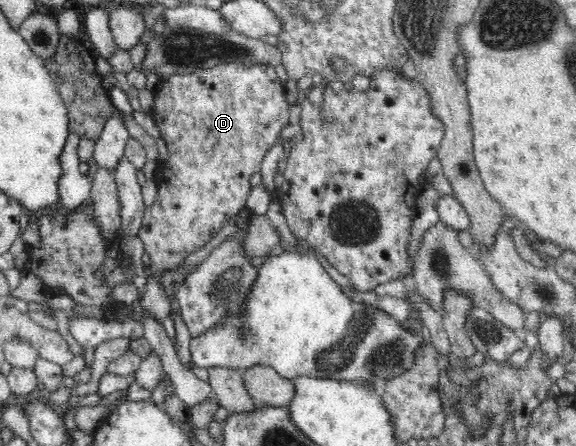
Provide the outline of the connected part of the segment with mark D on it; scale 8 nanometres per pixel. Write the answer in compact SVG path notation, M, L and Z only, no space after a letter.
M222 64L214 66L210 69L200 69L196 72L191 72L190 74L176 73L171 74L168 78L164 78L159 90L155 92L154 96L154 106L152 111L152 117L155 120L160 132L161 137L165 140L167 144L167 149L169 153L169 158L167 161L159 163L158 171L155 173L155 181L158 183L157 198L152 205L147 205L145 214L143 216L143 221L139 230L139 237L144 244L144 250L146 252L146 259L149 261L150 269L152 269L152 274L148 278L145 284L144 294L142 302L136 306L134 315L137 322L142 323L142 316L144 314L149 314L154 320L161 322L167 316L170 315L171 300L167 298L168 290L161 285L159 282L159 276L164 271L174 271L178 266L180 266L185 258L196 252L199 248L202 248L206 243L212 240L223 227L223 224L232 217L238 215L242 208L245 208L246 200L250 194L250 177L252 174L260 171L262 162L268 154L270 148L274 146L276 140L278 139L278 134L284 126L288 125L288 112L290 112L290 104L286 100L286 92L284 84L276 75L274 67L268 64L259 64L252 67L245 66L243 64Z

